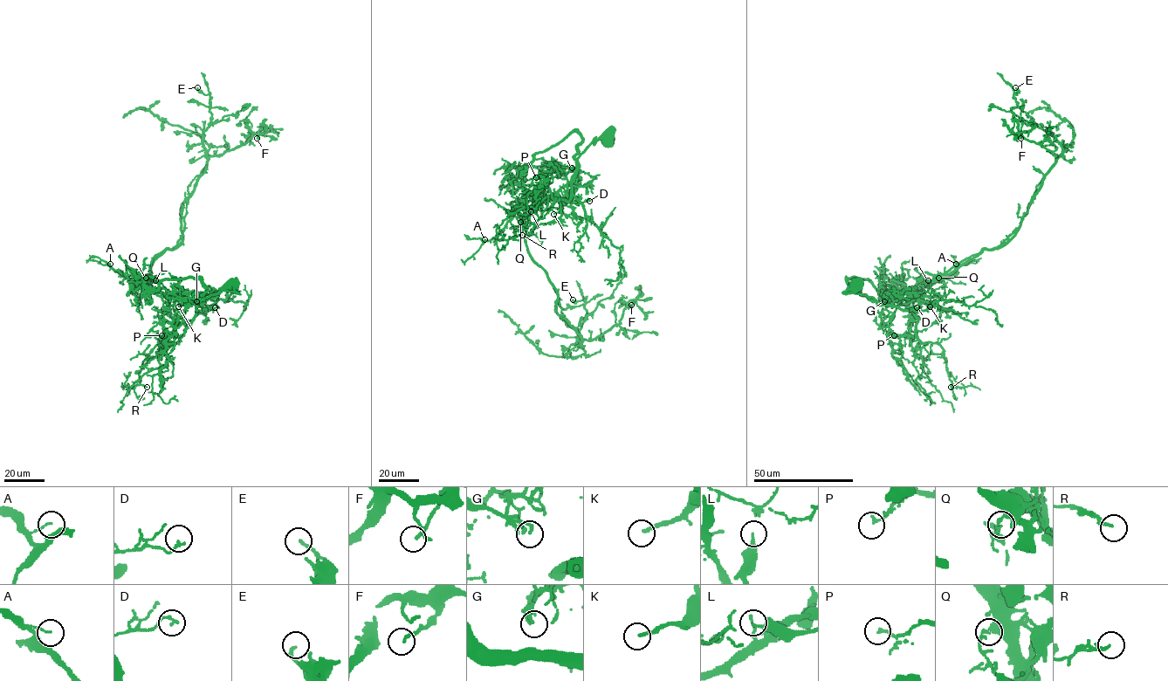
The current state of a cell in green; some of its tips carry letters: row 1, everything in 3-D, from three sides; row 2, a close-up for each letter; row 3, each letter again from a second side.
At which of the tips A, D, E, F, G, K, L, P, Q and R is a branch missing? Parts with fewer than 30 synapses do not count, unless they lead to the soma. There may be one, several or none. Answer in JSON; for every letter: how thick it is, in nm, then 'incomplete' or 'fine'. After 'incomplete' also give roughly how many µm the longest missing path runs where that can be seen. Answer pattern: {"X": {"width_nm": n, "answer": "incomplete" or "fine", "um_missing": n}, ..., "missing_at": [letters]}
{"A": {"width_nm": 80, "answer": "fine"}, "D": {"width_nm": 150, "answer": "fine"}, "E": {"width_nm": 170, "answer": "fine"}, "F": {"width_nm": 170, "answer": "fine"}, "G": {"width_nm": 170, "answer": "fine"}, "K": {"width_nm": 180, "answer": "incomplete", "um_missing": 20}, "L": {"width_nm": 200, "answer": "fine"}, "P": {"width_nm": 150, "answer": "fine"}, "Q": {"width_nm": 90, "answer": "fine"}, "R": {"width_nm": 180, "answer": "fine"}, "missing_at": ["K"]}

